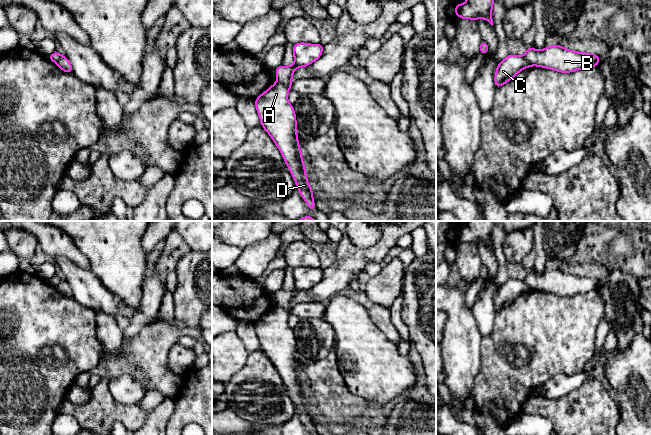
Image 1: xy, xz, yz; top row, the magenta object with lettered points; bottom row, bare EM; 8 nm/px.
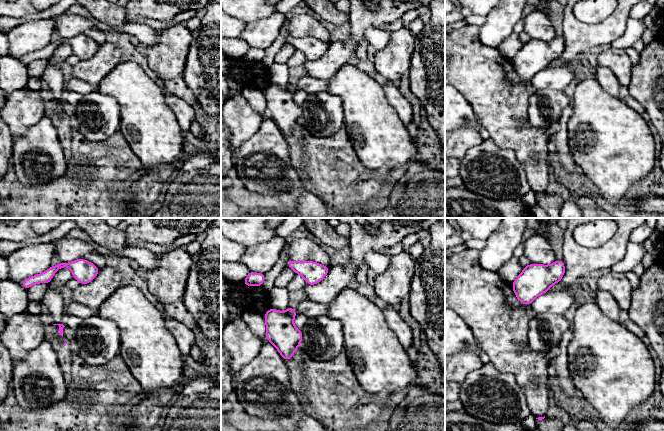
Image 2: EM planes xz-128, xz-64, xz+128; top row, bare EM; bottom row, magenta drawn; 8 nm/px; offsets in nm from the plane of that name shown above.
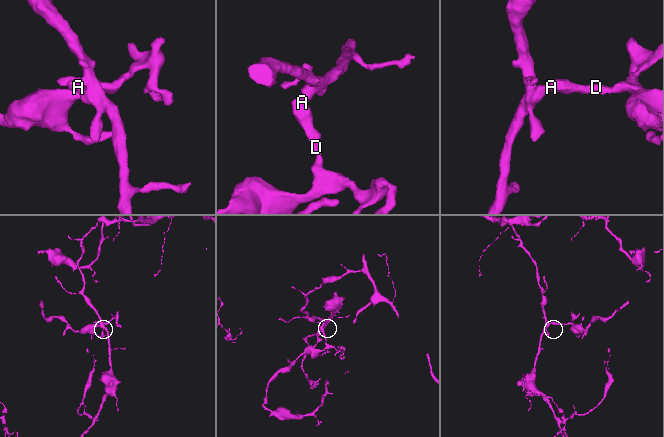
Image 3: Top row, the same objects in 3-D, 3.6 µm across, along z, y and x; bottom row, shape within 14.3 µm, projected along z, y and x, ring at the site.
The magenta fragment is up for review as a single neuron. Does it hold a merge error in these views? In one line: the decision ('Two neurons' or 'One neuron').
Two neurons

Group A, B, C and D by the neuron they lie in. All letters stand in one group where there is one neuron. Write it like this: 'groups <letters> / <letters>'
groups A B D / C

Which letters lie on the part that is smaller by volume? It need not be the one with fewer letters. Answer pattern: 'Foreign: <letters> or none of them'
Foreign: A, B, D

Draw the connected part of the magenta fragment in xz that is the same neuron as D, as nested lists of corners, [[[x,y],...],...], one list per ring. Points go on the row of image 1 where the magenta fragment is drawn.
[[[276,82],[255,99],[255,106],[261,126],[280,150],[300,195],[307,202],[308,209],[315,210],[313,191],[307,180],[297,138],[295,111],[287,100],[289,90],[280,82]]]

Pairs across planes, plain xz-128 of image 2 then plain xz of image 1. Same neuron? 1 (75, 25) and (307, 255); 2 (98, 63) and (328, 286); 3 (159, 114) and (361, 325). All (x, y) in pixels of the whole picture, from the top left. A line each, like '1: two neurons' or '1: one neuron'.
1: one neuron
2: one neuron
3: one neuron

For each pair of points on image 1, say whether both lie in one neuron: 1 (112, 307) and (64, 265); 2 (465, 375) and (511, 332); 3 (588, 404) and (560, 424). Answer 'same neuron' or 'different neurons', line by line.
1: same neuron
2: different neurons
3: same neuron

